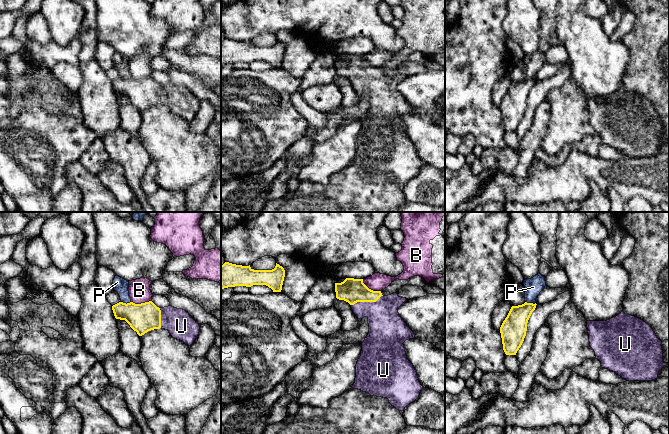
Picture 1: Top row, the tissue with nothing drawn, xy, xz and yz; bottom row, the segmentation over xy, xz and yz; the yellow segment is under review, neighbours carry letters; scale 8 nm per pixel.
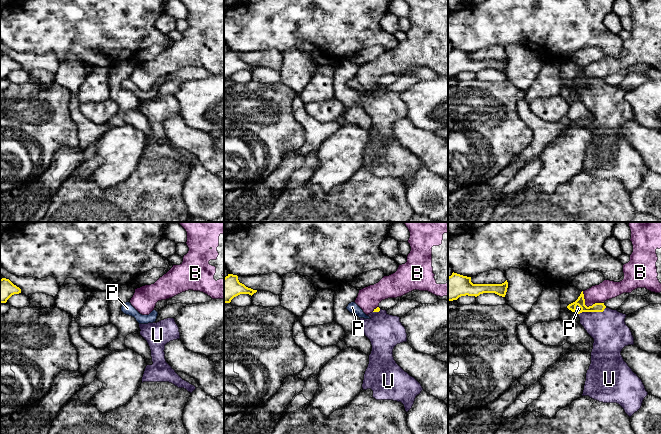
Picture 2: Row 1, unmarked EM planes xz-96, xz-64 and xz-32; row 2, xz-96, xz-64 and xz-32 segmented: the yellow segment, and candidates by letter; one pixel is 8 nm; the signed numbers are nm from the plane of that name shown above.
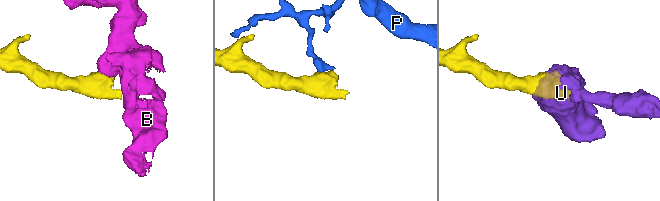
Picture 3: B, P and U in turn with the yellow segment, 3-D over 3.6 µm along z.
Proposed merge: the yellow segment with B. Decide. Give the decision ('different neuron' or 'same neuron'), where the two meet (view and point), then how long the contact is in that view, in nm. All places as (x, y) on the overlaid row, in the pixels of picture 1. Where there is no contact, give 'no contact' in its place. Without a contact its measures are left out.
different neuron; contact xz (370, 289); length 180 nm

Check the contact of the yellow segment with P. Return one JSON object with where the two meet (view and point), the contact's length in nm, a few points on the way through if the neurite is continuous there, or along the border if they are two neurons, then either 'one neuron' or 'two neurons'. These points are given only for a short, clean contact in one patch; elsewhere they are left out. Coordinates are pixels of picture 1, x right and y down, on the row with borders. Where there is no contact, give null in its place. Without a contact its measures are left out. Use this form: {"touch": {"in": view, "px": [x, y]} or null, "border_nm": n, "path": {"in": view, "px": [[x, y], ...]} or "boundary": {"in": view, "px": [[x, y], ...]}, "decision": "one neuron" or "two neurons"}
{"touch": {"in": "xy", "px": [125, 303]}, "border_nm": 80, "boundary": {"in": "xy", "px": [[121, 301], [130, 302]]}, "decision": "two neurons"}

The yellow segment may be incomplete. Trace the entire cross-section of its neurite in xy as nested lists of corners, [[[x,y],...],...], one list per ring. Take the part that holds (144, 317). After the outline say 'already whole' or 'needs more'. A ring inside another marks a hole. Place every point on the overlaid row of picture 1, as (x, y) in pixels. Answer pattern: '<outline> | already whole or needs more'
[[[152,301],[141,304],[119,302],[112,310],[116,319],[125,320],[139,336],[162,328],[190,346],[200,332],[200,325],[188,312],[172,306],[159,308]]] | needs more

